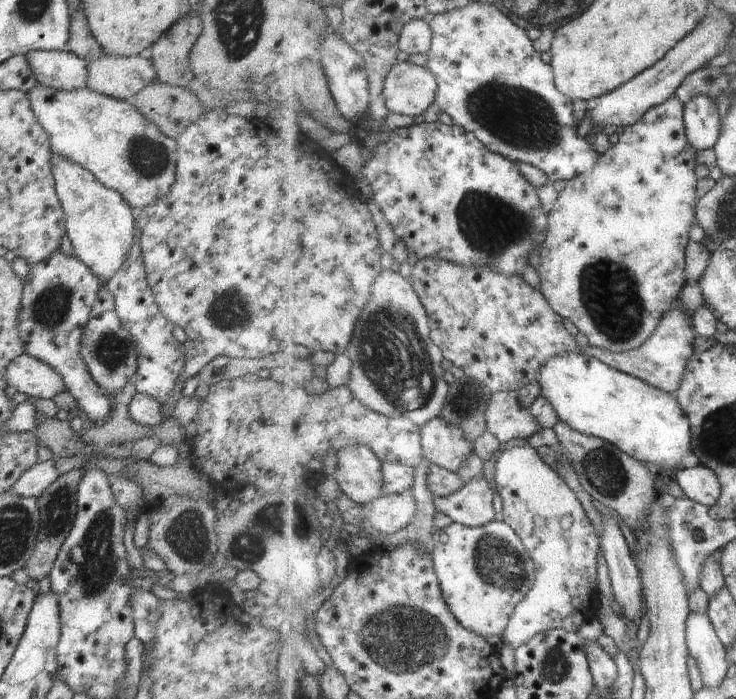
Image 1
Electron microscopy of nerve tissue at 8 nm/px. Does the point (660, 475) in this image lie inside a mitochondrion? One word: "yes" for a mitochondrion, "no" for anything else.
no

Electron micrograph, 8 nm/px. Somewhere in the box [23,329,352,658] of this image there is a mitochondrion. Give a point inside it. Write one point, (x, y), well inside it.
(95, 562)

